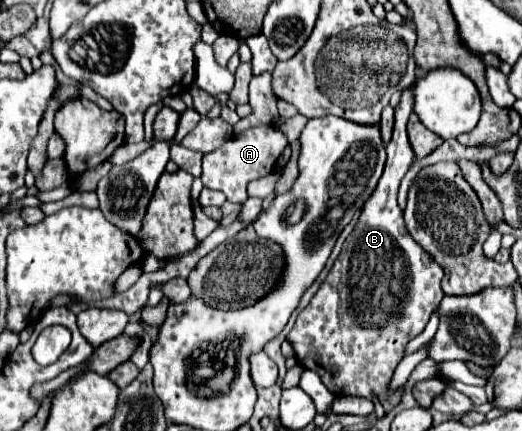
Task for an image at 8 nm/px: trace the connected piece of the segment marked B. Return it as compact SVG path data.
M412 90L402 92L402 102L396 108L396 124L390 144L386 146L388 160L384 174L362 208L358 224L354 226L352 234L346 238L340 256L336 258L332 270L328 272L326 280L320 284L318 292L312 296L310 304L298 314L294 328L286 336L286 340L294 348L294 356L300 366L318 372L324 386L334 396L358 396L372 400L374 396L380 400L386 412L390 412L402 398L402 388L390 390L392 374L398 362L406 356L406 346L412 338L424 332L434 308L440 306L444 292L440 288L440 280L444 276L442 268L436 266L430 254L426 254L408 234L402 210L396 202L398 186L404 174L410 170L414 162L412 146L406 136L406 122L412 114Z

